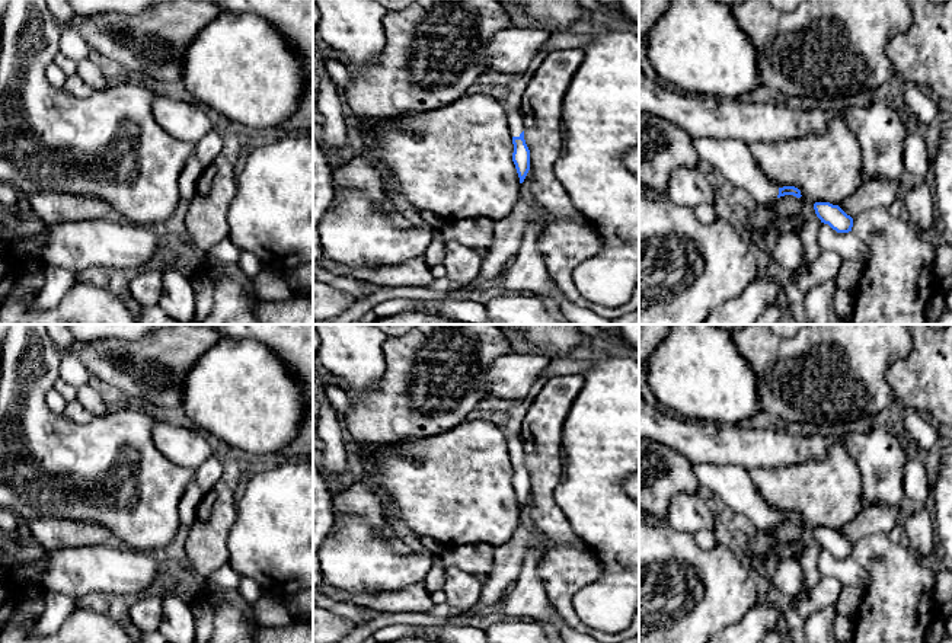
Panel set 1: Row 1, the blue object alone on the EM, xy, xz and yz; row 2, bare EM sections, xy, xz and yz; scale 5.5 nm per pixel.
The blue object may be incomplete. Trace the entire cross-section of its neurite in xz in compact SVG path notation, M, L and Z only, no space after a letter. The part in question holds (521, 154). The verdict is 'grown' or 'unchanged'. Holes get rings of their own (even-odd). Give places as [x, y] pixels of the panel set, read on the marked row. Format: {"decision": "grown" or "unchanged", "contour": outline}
{"decision": "grown", "contour": "M515 109L507 112L507 119L514 144L512 161L515 164L520 183L523 183L530 170L530 150L524 140L524 125L518 111Z"}

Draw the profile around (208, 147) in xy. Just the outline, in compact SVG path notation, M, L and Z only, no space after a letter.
M221 127L213 128L195 144L195 157L199 160L202 167L208 167L221 154L223 148L223 129Z

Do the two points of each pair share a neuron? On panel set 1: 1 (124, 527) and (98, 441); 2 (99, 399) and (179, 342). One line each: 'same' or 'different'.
1: same
2: different

